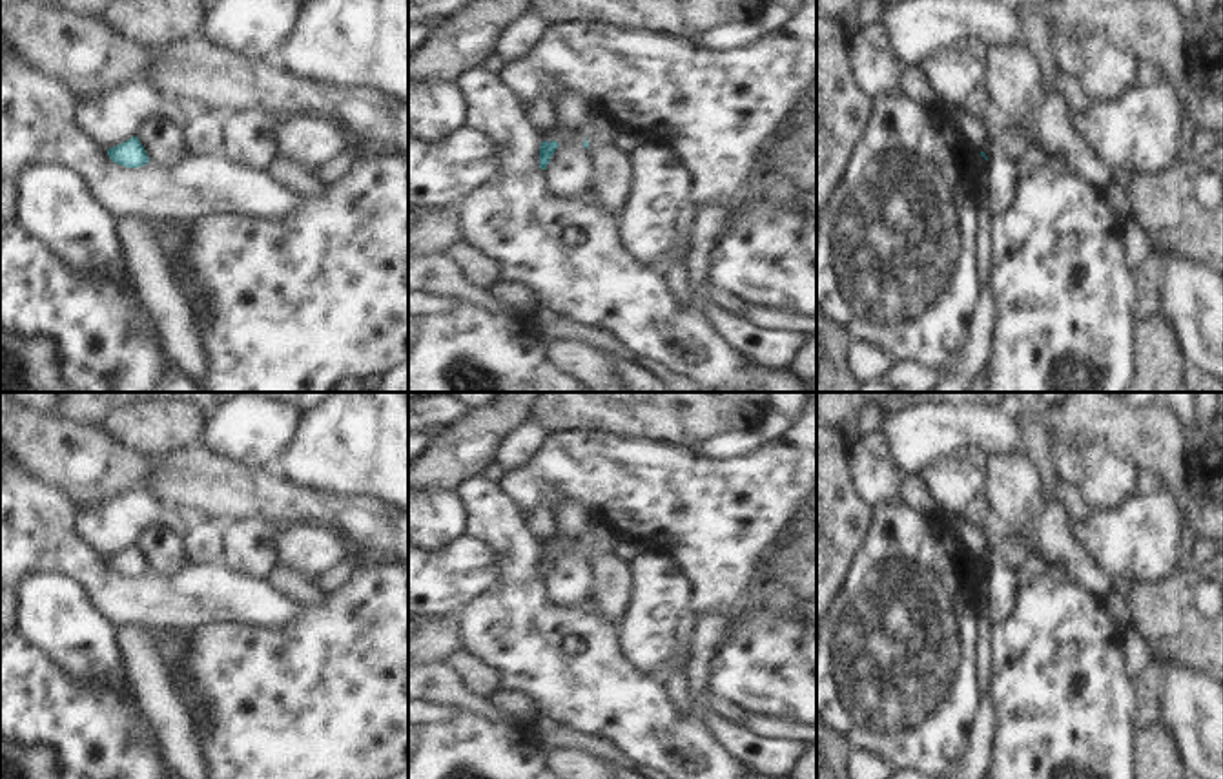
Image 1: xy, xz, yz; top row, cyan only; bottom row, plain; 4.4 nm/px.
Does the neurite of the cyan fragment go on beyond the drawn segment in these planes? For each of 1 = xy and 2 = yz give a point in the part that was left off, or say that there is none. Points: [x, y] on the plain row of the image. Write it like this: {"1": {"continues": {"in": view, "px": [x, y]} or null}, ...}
{"1": {"continues": null}, "2": {"continues": null}}

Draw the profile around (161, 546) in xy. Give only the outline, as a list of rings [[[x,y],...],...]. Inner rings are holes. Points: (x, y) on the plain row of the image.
[[[164,524],[144,527],[139,536],[139,549],[153,573],[173,571],[188,564],[182,536]]]

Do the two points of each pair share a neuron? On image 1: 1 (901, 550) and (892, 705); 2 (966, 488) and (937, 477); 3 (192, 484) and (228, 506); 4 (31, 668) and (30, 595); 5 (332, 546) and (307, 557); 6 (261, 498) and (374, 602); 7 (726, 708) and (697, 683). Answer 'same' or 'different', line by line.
1: same
2: same
3: same
4: different
5: same
6: different
7: different

